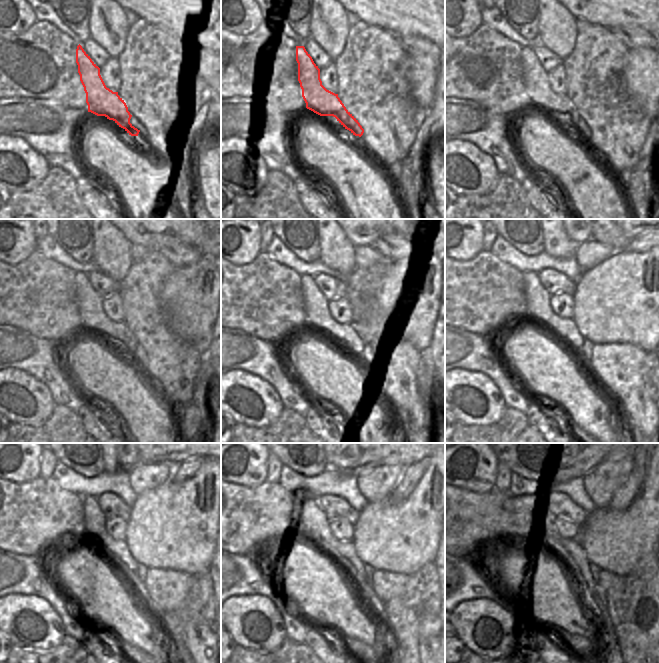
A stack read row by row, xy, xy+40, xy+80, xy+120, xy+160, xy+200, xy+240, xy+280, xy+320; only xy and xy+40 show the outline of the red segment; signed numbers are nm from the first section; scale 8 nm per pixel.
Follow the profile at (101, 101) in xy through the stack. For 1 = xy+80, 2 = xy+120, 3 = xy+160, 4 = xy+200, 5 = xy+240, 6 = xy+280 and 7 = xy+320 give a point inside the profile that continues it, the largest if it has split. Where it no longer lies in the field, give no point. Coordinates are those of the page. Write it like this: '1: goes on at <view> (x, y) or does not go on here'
1: goes on at xy+80 (538, 89)
2: goes on at xy+120 (92, 317)
3: goes on at xy+160 (318, 316)
4: goes on at xy+200 (537, 298)
5: goes on at xy+240 (95, 532)
6: goes on at xy+280 (319, 533)
7: goes on at xy+320 (543, 522)

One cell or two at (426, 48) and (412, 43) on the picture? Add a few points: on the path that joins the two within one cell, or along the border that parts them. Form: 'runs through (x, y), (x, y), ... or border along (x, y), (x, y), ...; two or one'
runs through (423, 47), (415, 46); one

